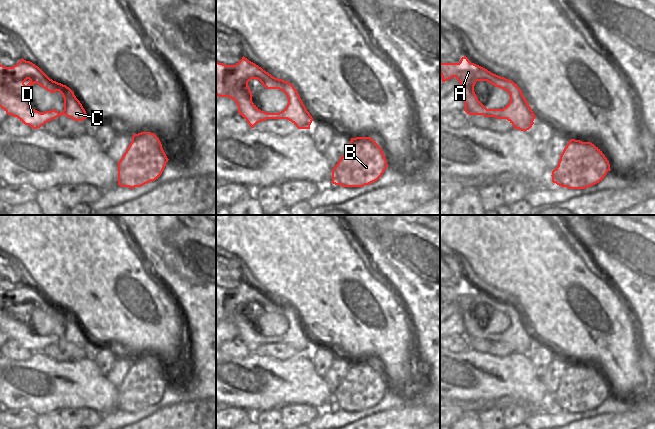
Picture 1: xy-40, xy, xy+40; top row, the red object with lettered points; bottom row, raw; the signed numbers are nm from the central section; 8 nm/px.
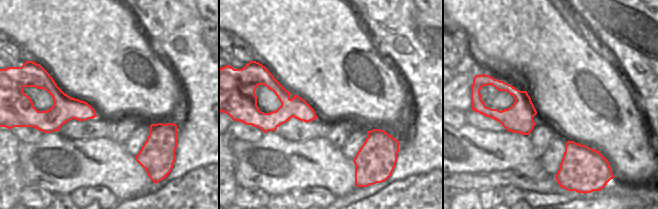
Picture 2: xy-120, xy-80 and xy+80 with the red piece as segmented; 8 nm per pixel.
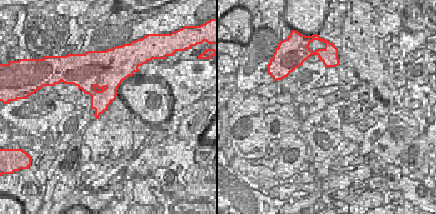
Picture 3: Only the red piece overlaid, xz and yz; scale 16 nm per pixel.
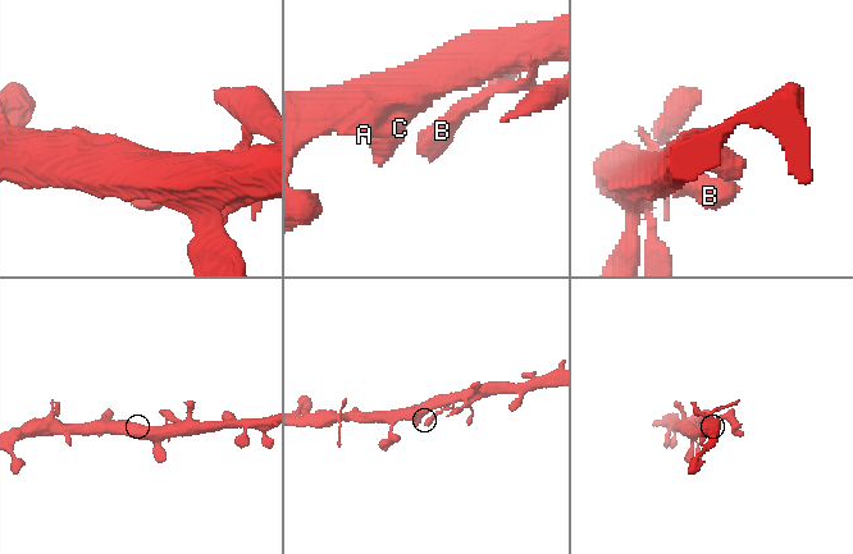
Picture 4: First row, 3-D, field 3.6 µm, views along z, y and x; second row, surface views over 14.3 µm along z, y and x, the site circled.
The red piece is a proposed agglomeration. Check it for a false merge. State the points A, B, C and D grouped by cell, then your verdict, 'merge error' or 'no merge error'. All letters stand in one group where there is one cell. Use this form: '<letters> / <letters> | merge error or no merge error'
A B C D | no merge error

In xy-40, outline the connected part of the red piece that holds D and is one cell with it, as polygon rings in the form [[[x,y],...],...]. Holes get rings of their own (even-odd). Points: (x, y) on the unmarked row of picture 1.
[[[23,282],[13,291],[0,288],[0,331],[13,341],[17,341],[25,349],[33,353],[65,339],[75,345],[82,345],[88,339],[74,316],[61,307],[50,303],[38,290]],[[37,307],[47,315],[59,315],[64,322],[64,334],[59,337],[55,333],[43,337],[30,330],[30,313]]]

